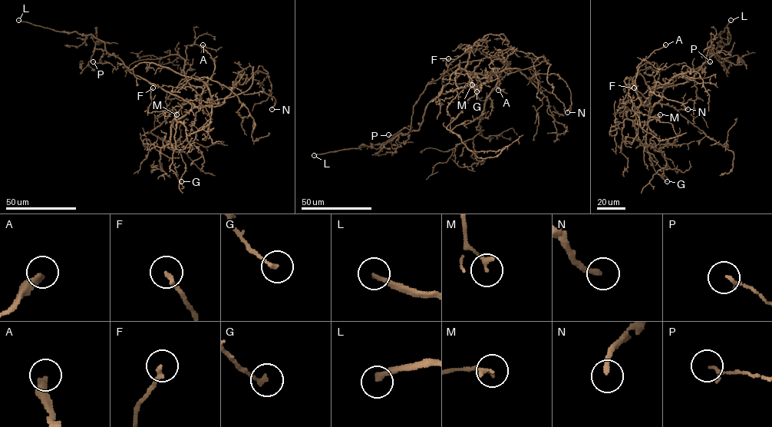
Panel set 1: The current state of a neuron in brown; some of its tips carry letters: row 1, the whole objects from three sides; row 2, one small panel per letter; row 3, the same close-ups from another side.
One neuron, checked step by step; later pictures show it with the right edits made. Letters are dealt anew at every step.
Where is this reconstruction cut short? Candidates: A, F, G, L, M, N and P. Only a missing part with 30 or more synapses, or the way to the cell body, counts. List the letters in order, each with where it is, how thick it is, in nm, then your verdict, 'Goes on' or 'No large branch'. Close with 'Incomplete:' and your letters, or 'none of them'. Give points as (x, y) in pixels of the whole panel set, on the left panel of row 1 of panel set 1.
A: Place: (202, 44). Thickness 360 nm. Goes on
F: Place: (153, 87). Thickness 190 nm. No large branch
G: Place: (181, 181). Thickness 190 nm. No large branch
L: Place: (18, 20). Thickness 220 nm. Goes on
M: Place: (176, 114). Thickness 200 nm. No large branch
N: Place: (272, 109). Thickness 240 nm. Goes on
P: Place: (93, 61). Thickness 130 nm. No large branch
Incomplete: A, L, N

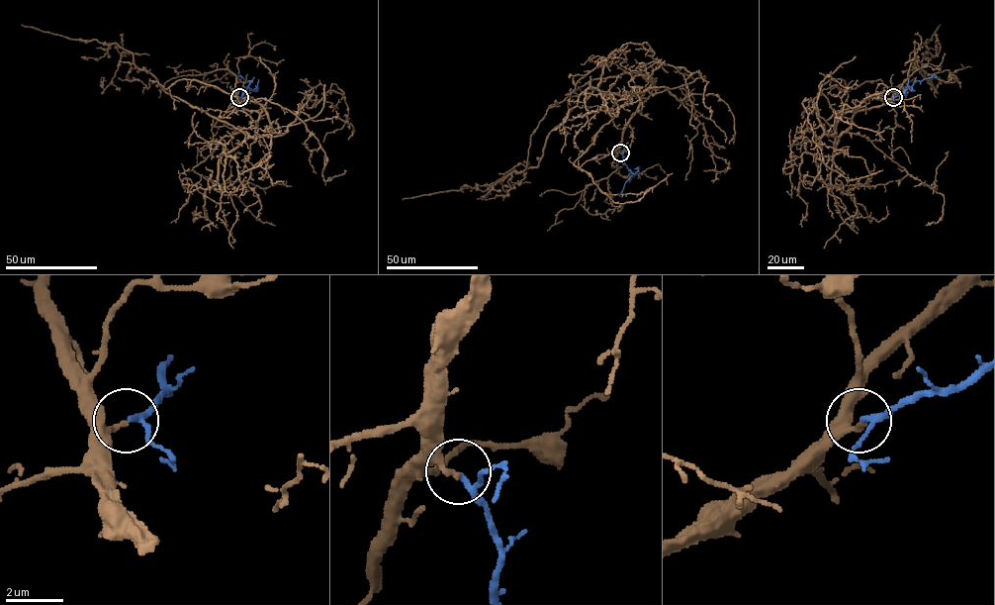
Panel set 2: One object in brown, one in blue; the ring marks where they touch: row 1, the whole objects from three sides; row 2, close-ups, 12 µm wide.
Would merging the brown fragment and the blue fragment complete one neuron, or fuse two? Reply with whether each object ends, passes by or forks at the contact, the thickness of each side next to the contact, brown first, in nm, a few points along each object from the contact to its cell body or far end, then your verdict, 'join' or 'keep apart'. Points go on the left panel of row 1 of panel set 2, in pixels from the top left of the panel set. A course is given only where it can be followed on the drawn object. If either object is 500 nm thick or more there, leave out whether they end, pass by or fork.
brown ends | blue passes by | 190/160 nm | brown via (239, 97), (244, 109), (259, 114), (253, 135), (171, 96), (116, 44), (71, 40), (22, 25) | blue via (239, 97), (250, 80), (239, 76) | join

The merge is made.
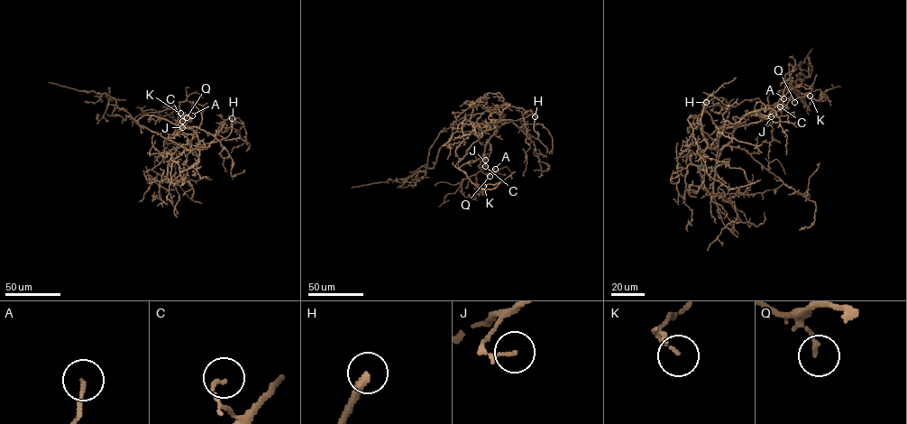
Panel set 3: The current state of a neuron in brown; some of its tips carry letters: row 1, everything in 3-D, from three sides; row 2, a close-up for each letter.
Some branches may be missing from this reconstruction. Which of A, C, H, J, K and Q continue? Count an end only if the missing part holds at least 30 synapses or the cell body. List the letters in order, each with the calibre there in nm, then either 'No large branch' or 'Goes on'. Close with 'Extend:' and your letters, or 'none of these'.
A: Thickness 110 nm. No large branch
C: Thickness 110 nm. No large branch
H: Thickness 280 nm. Goes on
J: Thickness 110 nm. No large branch
K: Thickness 80 nm. No large branch
Q: Thickness 140 nm. No large branch
Extend: H

